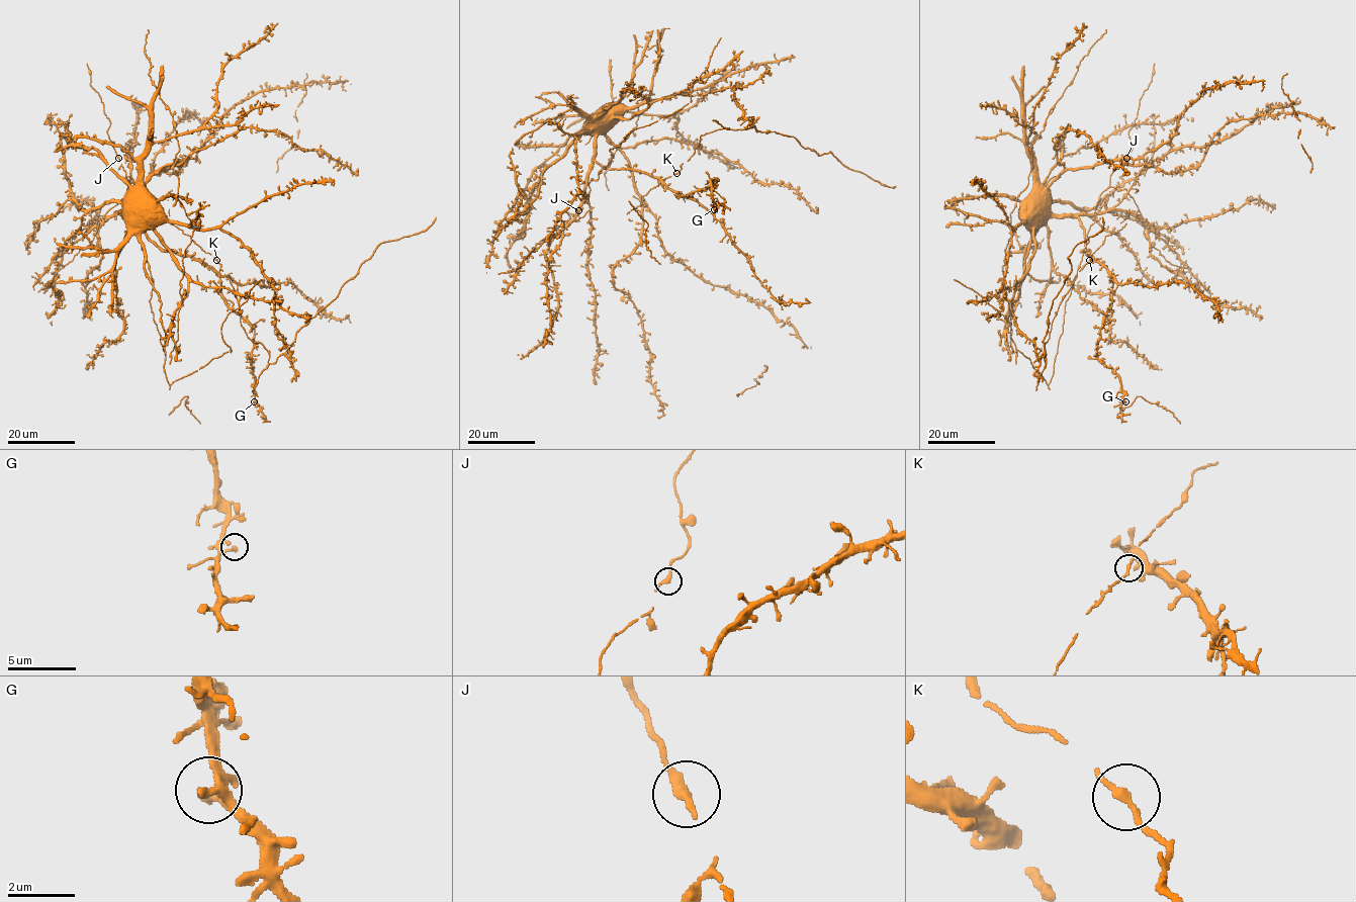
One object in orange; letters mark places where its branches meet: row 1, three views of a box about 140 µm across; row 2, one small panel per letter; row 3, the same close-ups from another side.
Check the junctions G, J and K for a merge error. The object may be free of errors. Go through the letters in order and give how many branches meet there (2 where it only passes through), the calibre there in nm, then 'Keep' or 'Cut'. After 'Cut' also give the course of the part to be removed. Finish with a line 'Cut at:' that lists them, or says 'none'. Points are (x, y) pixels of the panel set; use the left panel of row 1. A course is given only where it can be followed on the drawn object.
G: Branches: 1. Thickness 300 nm. Keep
J: Branches: 1. Thickness 400 nm. Keep
K: Branches: 1. Thickness 280 nm. Keep
Cut at: none

